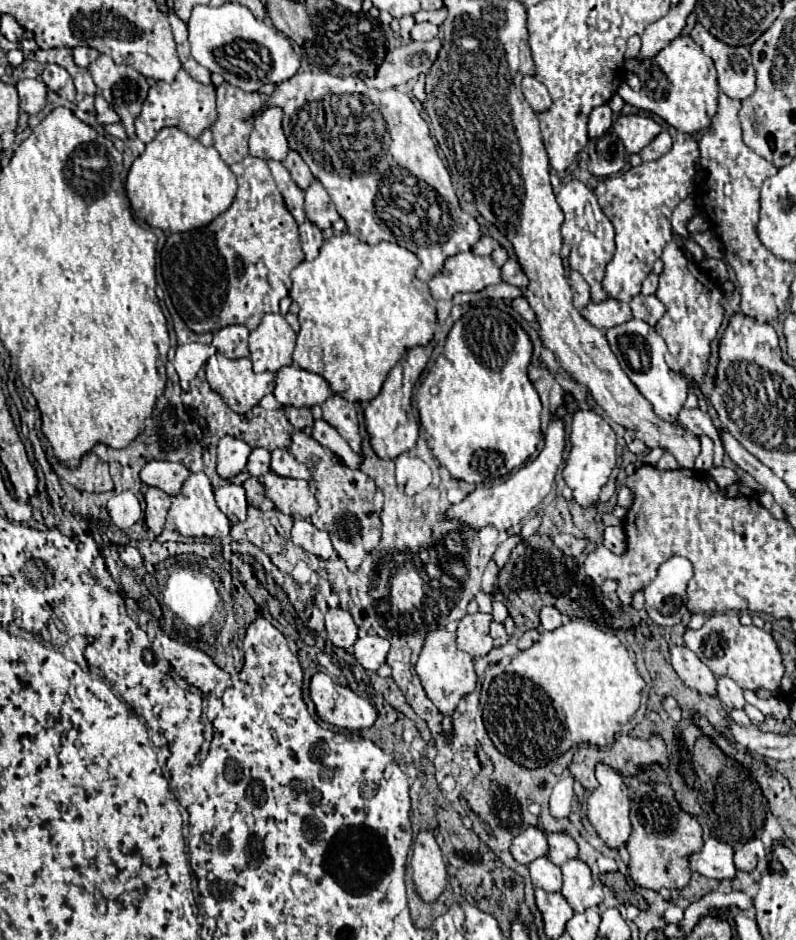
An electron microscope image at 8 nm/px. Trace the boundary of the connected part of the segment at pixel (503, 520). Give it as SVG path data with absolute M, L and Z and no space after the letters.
M564 406L558 408L554 420L550 422L548 430L546 430L546 446L544 450L526 466L522 466L518 472L514 472L506 482L492 486L492 488L476 488L474 492L470 492L462 502L452 504L446 512L444 512L444 520L456 520L472 530L480 530L484 526L494 526L498 530L508 530L516 524L520 524L522 518L526 518L550 492L552 484L554 484L554 476L558 466L562 464L562 452L566 446L566 432L564 432L564 422L562 416L566 414Z

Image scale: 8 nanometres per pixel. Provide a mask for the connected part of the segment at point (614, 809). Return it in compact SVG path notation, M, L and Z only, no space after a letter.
M604 764L596 766L596 778L598 778L600 786L588 798L588 820L608 848L620 850L628 844L628 838L630 838L630 832L632 832L630 818L628 818L630 794L628 794L628 788L626 788L622 776L616 774L612 768L604 766Z

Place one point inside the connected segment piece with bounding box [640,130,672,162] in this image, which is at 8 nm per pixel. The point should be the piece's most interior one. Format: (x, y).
(662, 143)

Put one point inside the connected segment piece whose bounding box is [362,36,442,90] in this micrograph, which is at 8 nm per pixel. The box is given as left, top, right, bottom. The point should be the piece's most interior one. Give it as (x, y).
(407, 62)

